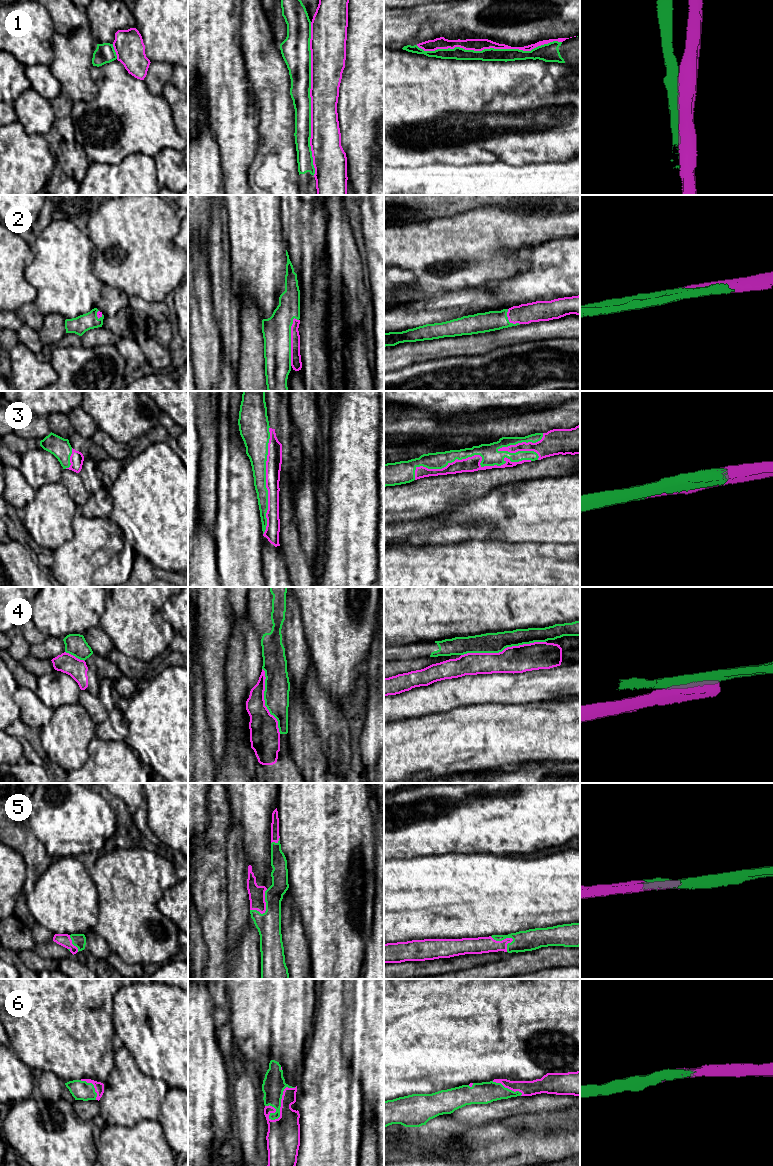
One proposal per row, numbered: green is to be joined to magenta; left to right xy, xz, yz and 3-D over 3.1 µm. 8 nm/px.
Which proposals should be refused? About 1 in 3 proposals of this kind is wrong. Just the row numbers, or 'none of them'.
1, 4

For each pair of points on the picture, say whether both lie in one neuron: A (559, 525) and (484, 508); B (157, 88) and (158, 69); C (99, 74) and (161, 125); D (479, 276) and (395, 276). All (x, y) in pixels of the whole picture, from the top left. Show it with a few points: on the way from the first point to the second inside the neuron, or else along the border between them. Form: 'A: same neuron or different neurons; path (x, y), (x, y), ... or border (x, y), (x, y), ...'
A: same neuron; path (540, 521), (508, 521), (503, 518)
B: same neuron; path (157, 83), (158, 74)
C: same neuron; path (114, 87), (146, 119)
D: different neurons; border (394, 265), (409, 269), (415, 279)

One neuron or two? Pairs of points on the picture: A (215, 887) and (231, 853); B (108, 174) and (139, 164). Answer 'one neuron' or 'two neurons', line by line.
A: two neurons
B: one neuron

